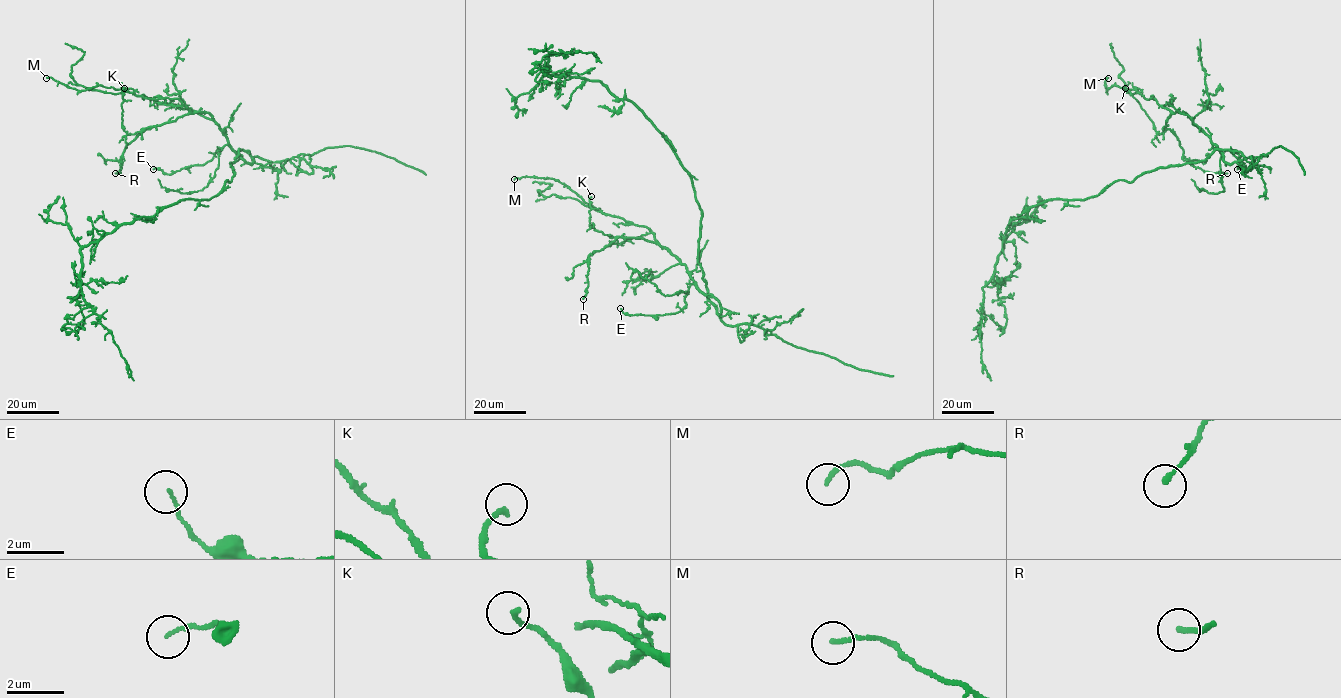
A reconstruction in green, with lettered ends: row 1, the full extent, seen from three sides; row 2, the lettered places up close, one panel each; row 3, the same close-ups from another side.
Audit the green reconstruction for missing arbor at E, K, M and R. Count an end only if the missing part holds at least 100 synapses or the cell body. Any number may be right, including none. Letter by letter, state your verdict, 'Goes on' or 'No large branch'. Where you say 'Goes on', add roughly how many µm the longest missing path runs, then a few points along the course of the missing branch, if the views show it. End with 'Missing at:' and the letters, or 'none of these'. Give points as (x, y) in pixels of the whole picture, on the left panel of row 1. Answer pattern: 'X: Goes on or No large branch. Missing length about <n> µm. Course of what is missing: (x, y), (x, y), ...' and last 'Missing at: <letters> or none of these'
E: No large branch
K: No large branch
M: No large branch
R: No large branch
Missing at: none of these

